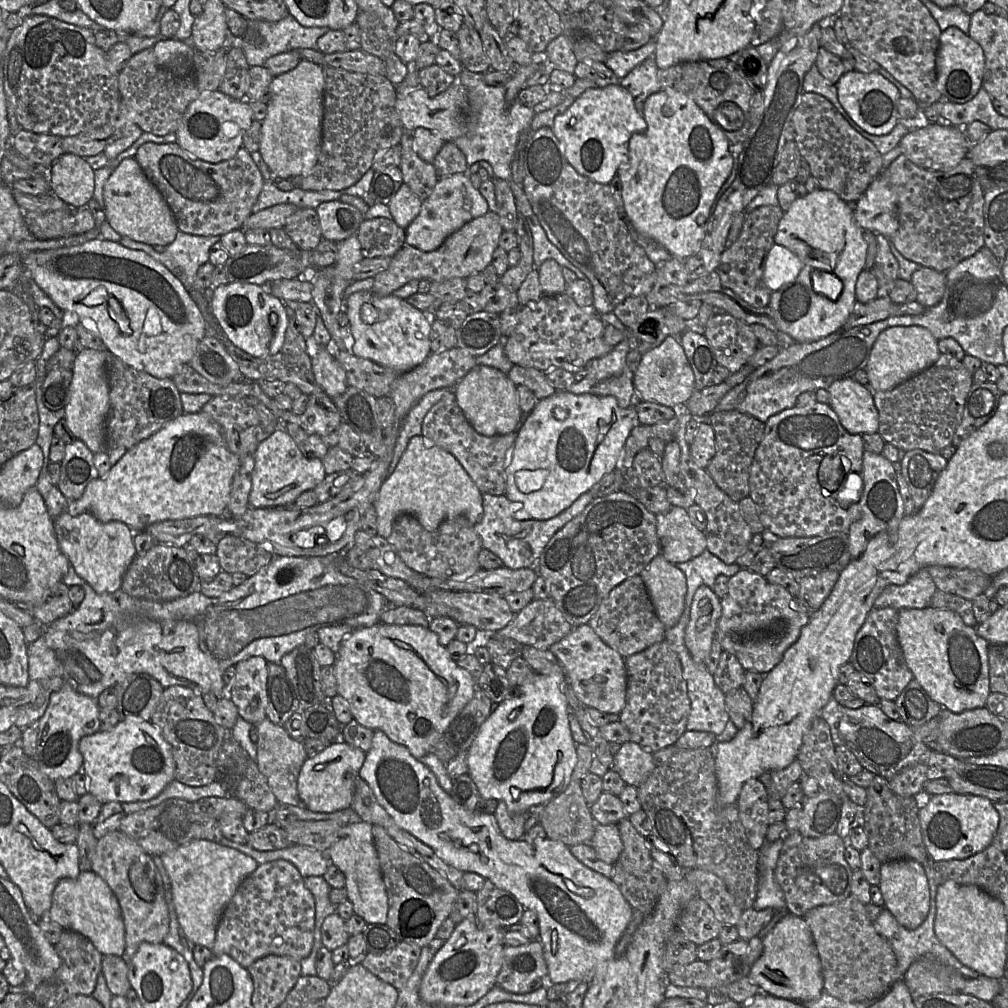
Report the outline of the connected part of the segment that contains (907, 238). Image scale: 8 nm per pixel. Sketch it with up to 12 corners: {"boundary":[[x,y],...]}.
{"boundary":[[900,154],[891,236],[946,273],[984,246],[984,194],[969,157],[945,171]]}

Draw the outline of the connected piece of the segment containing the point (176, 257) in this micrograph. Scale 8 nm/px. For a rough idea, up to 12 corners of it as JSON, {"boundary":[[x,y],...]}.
{"boundary":[[181,230],[164,251],[123,236],[120,243],[165,265],[196,288],[198,268],[209,261],[221,235]]}

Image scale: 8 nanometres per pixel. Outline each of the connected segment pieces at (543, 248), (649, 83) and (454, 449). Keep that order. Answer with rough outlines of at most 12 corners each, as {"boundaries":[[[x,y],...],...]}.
{"boundaries":[[[534,212],[527,218],[533,238],[534,266],[553,259],[577,279],[585,275],[550,242]],[[652,55],[620,79],[643,116],[647,97],[662,89]],[[454,389],[422,434],[451,453],[482,494],[505,495],[517,432],[483,436]]]}

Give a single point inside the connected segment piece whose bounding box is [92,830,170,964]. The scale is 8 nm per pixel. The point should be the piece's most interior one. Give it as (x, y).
(115, 852)

